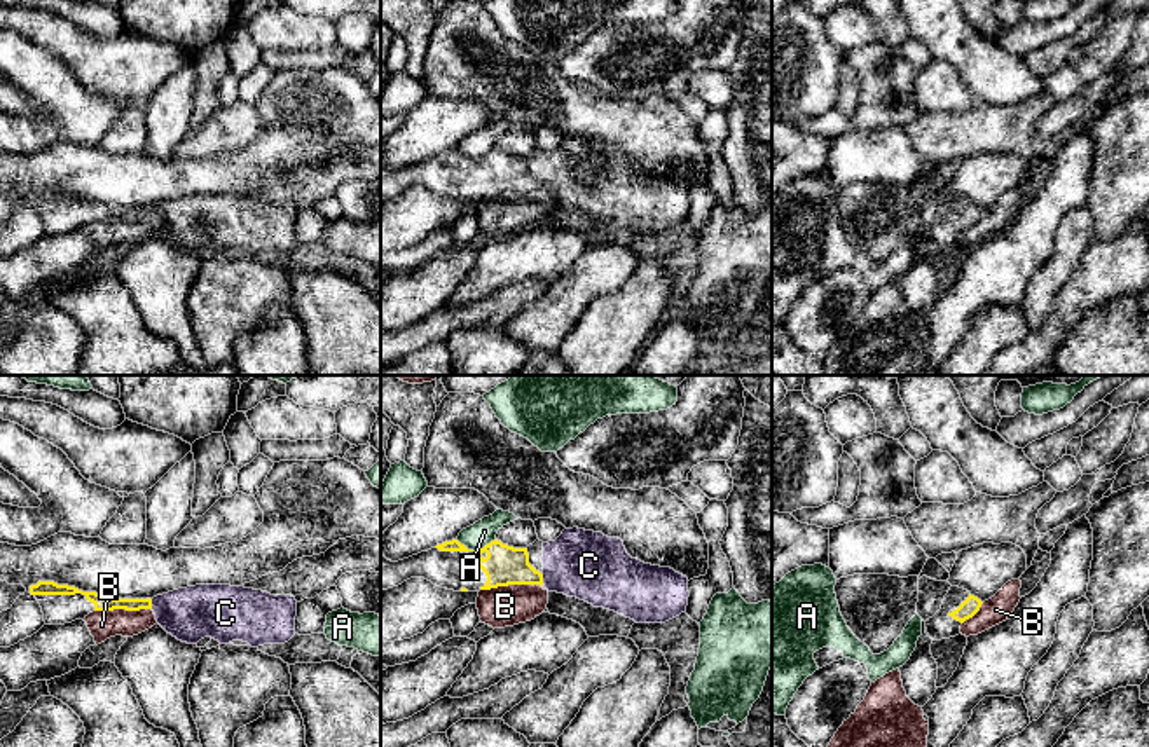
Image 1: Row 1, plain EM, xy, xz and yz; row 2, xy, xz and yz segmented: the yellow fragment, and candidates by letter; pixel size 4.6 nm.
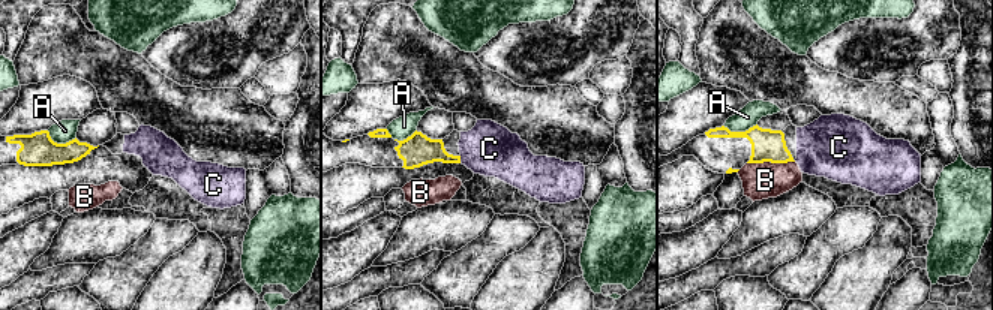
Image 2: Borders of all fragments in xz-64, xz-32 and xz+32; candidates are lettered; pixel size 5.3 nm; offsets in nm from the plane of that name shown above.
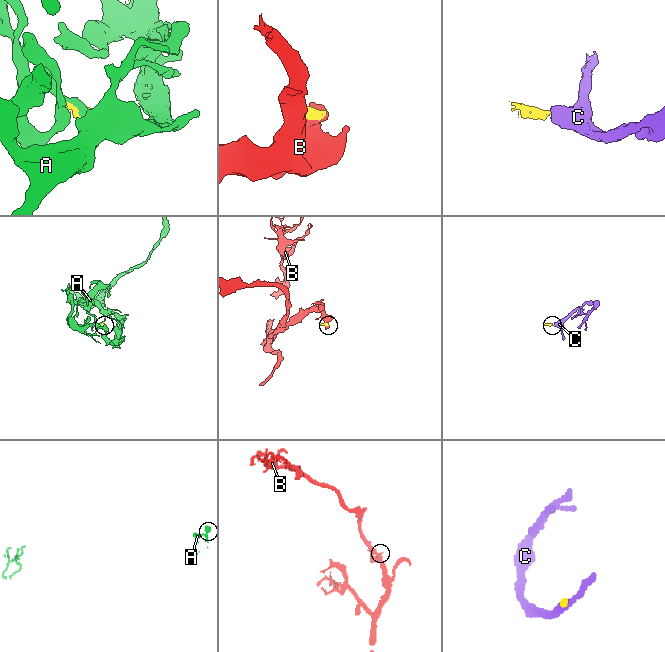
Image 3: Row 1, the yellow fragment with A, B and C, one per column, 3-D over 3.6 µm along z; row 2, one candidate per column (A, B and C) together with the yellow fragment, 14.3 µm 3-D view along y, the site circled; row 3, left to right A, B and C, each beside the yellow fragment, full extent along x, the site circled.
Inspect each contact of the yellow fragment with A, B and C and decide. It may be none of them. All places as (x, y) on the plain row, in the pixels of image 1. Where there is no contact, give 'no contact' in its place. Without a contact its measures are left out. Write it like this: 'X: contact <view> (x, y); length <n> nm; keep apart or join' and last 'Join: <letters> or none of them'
A: contact xz (475, 159); length 180 nm; keep apart
B: contact xz (510, 192); length 280 nm; keep apart
C: contact xz (542, 189); length 70 nm; join
Join: C

